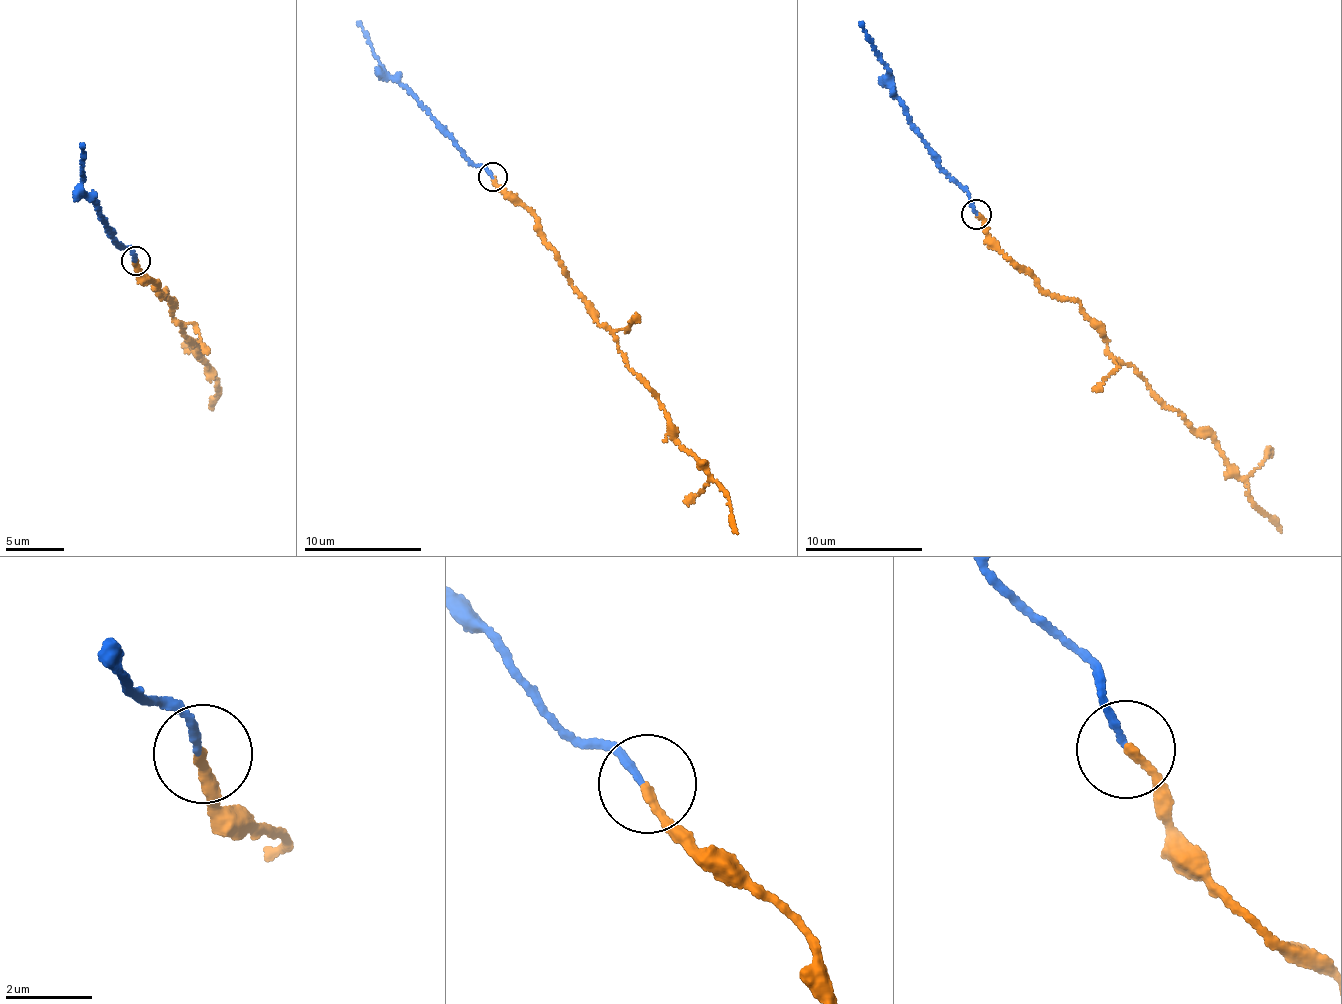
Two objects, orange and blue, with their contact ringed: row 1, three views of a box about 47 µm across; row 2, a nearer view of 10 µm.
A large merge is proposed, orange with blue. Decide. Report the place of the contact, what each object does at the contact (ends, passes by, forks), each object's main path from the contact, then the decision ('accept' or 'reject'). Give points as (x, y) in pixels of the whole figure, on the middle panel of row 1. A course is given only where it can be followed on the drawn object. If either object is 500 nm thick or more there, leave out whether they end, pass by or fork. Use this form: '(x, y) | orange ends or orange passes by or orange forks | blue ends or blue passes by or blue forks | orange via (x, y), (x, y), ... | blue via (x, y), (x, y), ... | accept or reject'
(493, 176) | orange ends | blue ends | orange via (492, 177), (535, 217), (569, 284), (618, 346), (625, 366), (664, 406), (679, 441), (724, 492), (737, 533) | blue via (492, 177), (475, 165), (406, 87), (384, 72), (357, 22) | accept

